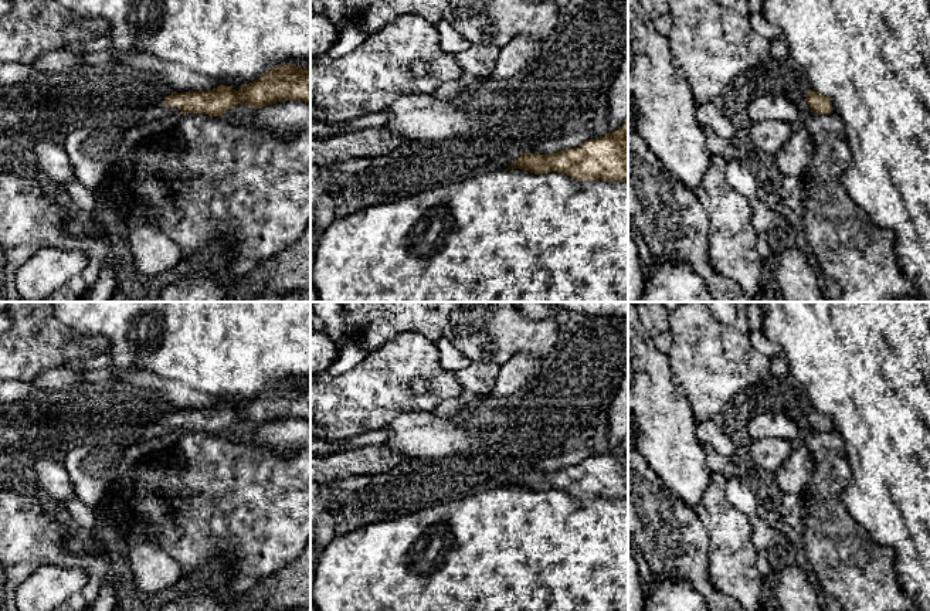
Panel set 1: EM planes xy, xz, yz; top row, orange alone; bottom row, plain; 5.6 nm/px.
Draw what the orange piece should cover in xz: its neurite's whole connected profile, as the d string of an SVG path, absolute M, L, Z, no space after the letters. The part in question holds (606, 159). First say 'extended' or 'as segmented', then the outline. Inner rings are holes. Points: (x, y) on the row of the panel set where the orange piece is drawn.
as segmented; M628 120L614 133L553 155L520 153L509 169L559 172L576 180L628 181Z

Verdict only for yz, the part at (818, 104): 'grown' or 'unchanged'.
unchanged

